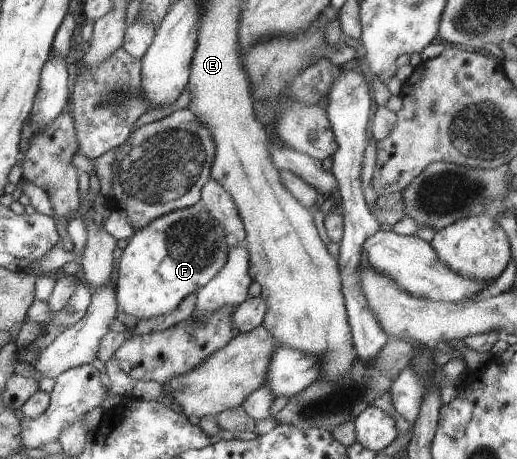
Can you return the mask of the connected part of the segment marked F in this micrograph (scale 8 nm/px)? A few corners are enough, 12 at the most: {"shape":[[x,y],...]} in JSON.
{"shape":[[190,205],[117,252],[117,310],[174,310],[221,269],[224,229]]}

